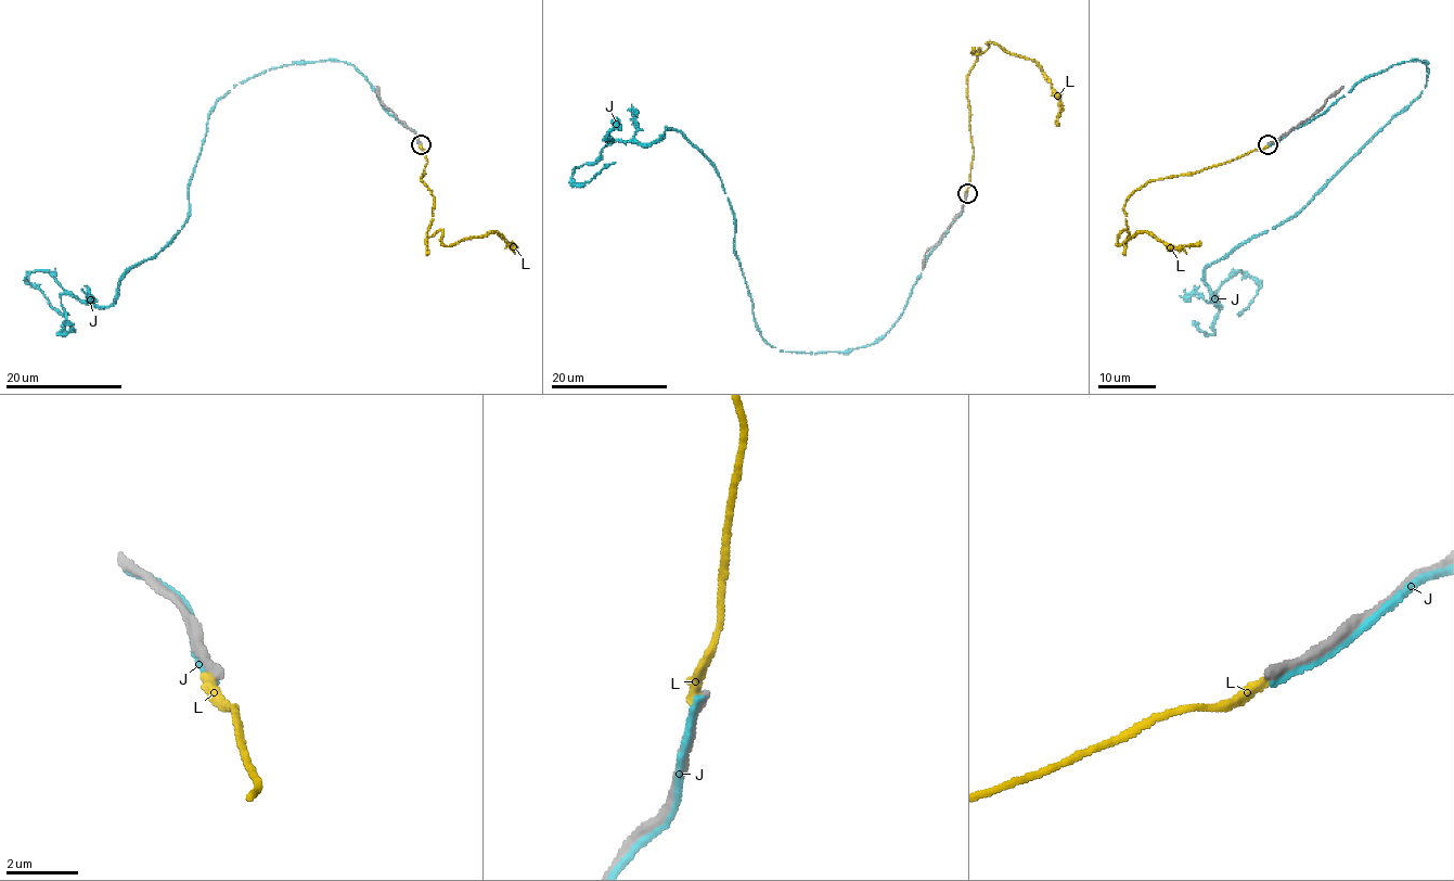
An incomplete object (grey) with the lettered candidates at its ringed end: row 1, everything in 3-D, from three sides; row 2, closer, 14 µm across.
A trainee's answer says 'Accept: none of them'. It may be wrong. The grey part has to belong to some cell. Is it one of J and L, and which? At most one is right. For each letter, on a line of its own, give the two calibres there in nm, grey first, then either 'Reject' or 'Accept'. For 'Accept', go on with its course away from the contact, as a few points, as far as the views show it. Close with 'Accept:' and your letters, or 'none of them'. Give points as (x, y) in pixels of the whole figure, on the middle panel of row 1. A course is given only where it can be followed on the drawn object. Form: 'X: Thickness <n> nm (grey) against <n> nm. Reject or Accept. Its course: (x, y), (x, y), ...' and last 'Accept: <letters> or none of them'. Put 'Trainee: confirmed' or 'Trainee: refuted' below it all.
J: Thickness 320 nm (grey) against 170 nm. Reject
L: Thickness 280 nm (grey) against 320 nm. Reject
Accept: none of them
Trainee: confirmed

